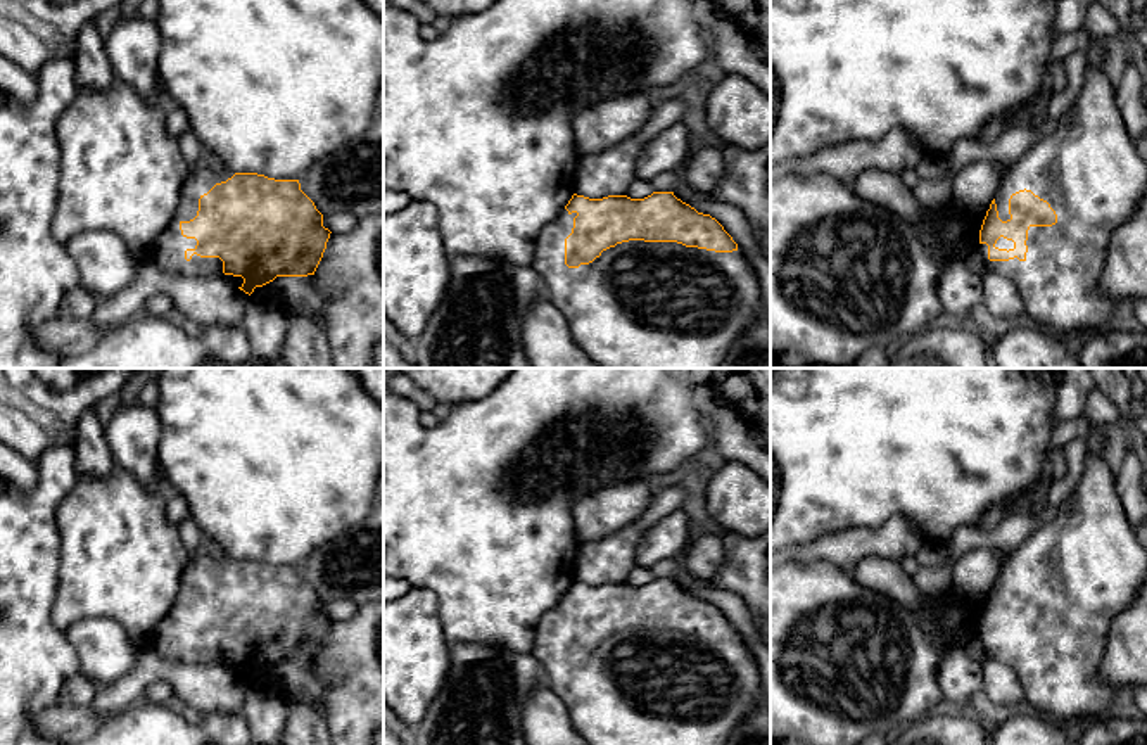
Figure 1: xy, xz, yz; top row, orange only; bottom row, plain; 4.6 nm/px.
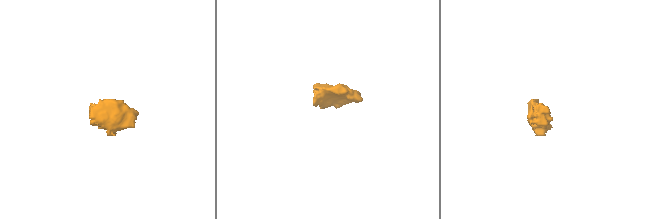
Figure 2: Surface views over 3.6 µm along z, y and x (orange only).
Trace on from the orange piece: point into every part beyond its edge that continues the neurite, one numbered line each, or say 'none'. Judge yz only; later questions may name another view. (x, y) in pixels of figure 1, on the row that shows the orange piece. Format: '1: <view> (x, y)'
1: yz (1089, 170)

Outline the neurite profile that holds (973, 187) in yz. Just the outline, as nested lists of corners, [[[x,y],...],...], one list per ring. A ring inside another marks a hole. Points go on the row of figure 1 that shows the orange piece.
[[[973,161],[954,175],[950,204],[971,220],[985,220],[998,183],[1000,176],[992,162]]]

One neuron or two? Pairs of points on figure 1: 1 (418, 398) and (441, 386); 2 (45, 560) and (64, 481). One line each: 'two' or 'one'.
1: two
2: one

